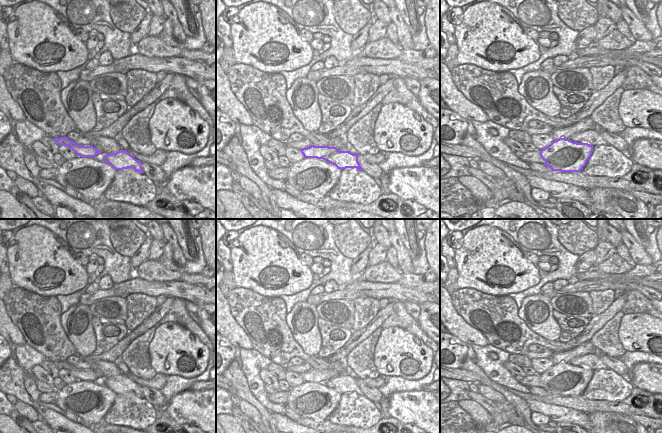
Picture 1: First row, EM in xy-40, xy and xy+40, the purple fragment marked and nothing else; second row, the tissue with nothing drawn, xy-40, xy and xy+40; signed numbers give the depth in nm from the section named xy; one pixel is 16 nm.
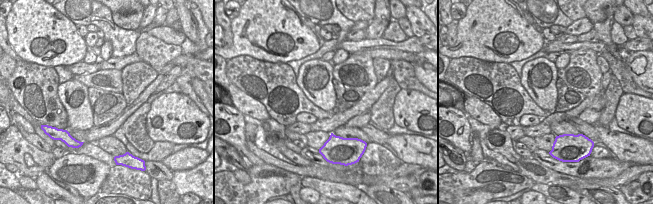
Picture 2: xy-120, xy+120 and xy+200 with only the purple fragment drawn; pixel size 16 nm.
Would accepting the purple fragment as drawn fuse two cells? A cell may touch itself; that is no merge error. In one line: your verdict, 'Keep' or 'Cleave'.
Cleave.

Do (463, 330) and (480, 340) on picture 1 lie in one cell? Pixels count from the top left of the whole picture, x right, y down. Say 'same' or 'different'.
same

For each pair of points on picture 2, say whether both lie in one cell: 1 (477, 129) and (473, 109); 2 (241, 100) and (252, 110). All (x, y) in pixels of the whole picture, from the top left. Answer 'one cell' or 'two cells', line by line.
1: two cells
2: one cell

